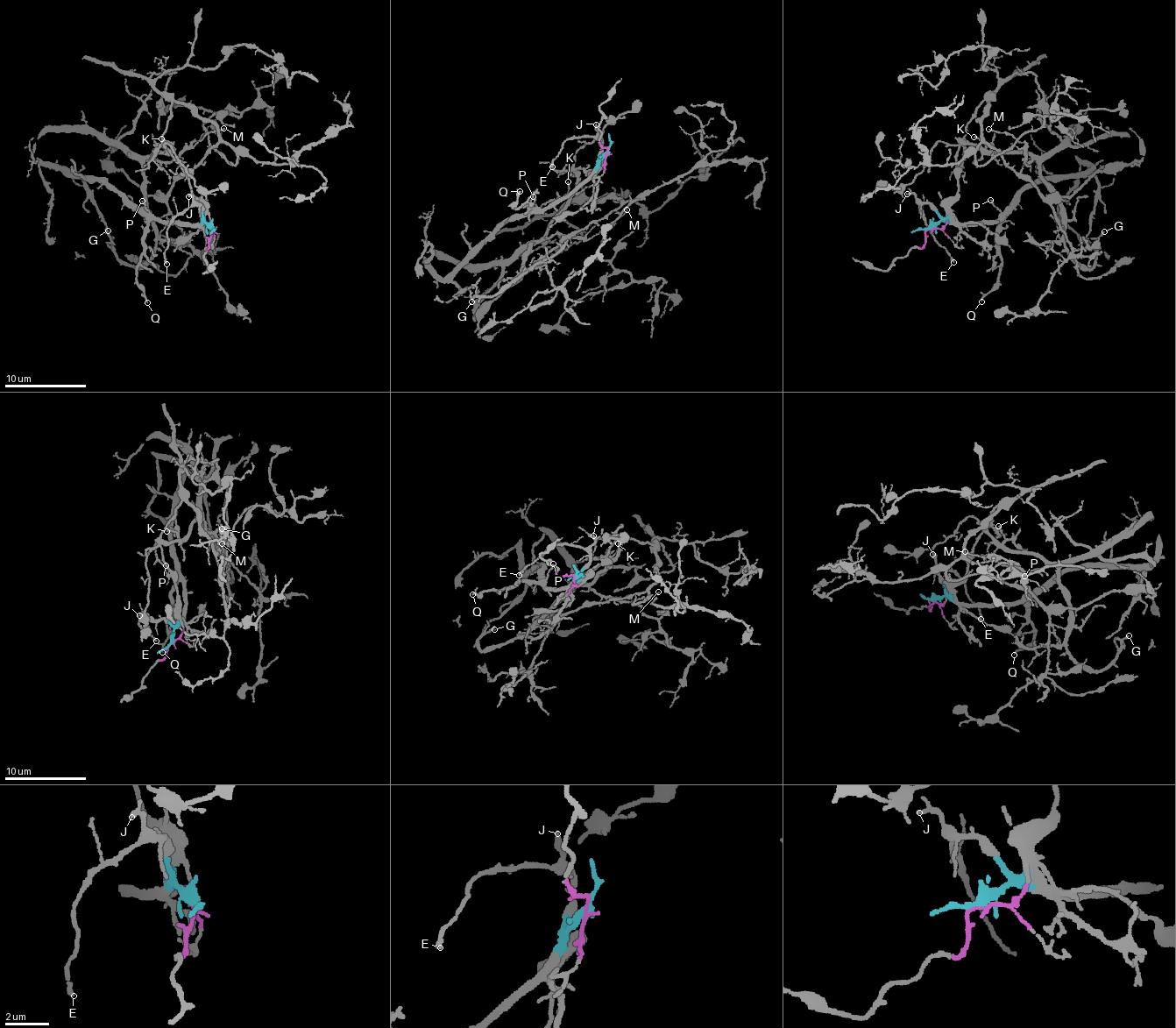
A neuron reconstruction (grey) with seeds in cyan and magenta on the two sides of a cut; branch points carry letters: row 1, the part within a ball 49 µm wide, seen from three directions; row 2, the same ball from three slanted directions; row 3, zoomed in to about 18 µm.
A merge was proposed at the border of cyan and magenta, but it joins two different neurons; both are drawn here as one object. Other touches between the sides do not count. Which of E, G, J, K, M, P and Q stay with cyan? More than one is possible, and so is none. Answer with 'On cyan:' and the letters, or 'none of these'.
On cyan: E, G, J, K, M, P, Q

